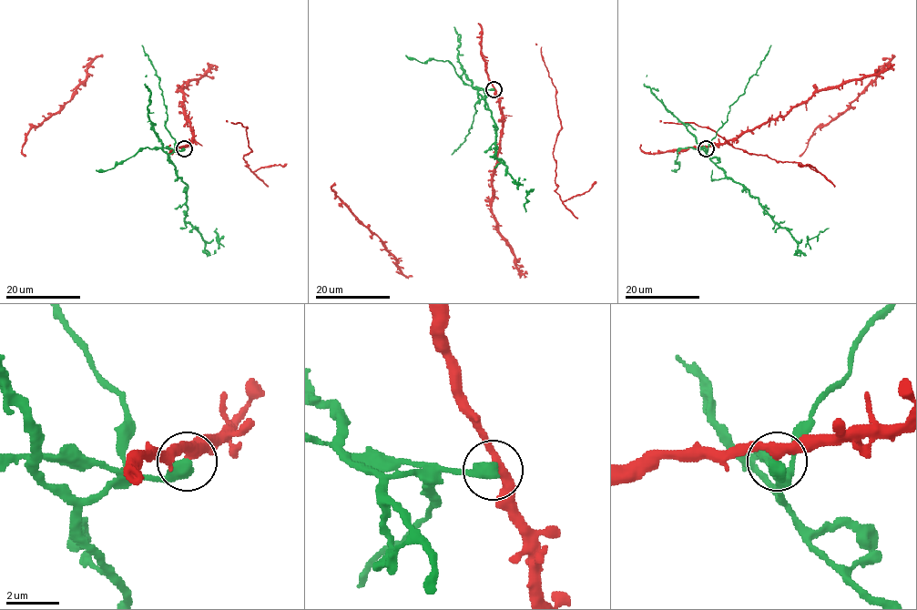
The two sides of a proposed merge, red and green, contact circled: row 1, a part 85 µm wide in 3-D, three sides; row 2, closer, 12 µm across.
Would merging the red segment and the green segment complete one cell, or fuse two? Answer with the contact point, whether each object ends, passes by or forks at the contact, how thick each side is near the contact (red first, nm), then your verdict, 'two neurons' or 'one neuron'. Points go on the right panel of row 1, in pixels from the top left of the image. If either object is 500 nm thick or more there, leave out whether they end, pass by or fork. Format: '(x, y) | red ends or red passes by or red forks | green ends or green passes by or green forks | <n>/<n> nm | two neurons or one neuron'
(706, 148) | 320/550 nm | two neurons

